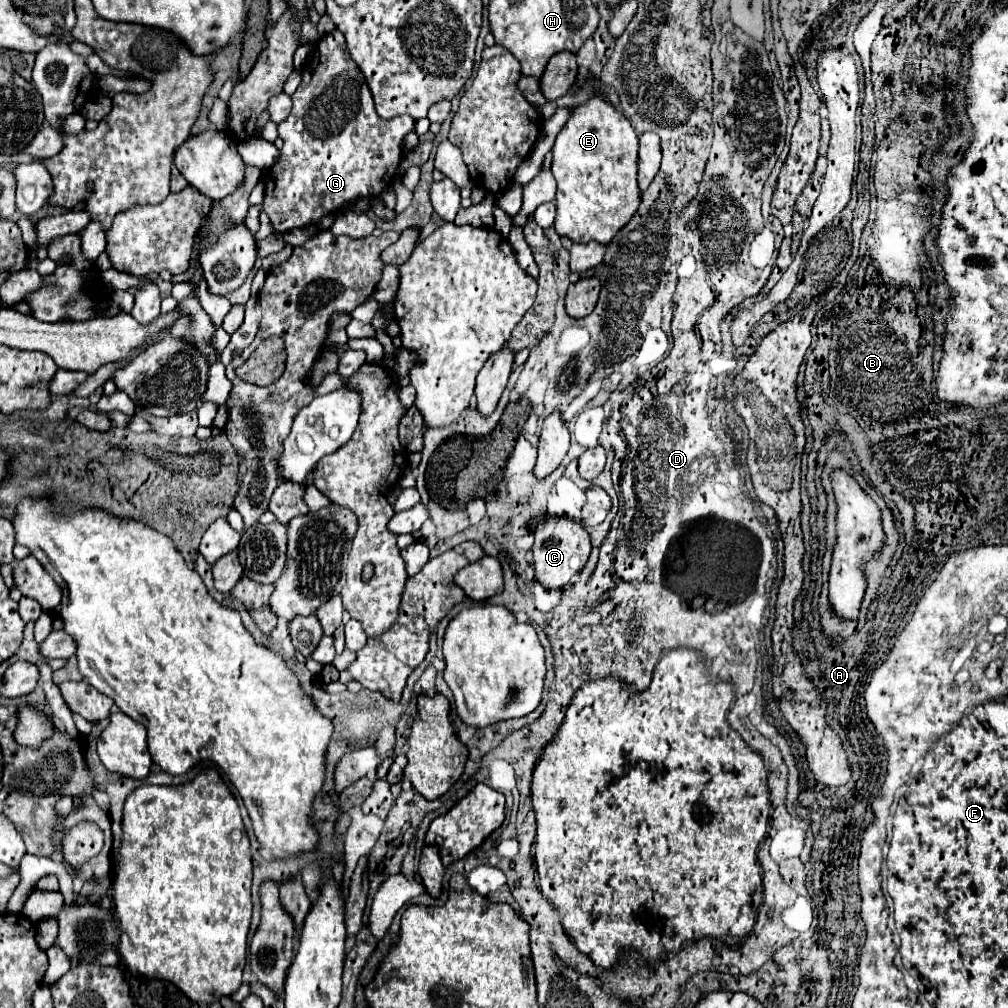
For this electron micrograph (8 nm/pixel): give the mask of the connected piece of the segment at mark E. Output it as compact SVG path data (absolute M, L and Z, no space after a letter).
M600 96L590 98L586 104L572 108L568 124L556 136L552 148L552 174L558 182L556 192L556 222L554 228L560 236L568 236L572 242L598 242L610 244L616 232L624 228L640 206L640 188L637 182L638 137L630 120L606 104Z

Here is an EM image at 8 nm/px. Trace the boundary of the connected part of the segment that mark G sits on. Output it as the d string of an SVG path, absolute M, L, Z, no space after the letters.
M338 30L318 40L310 62L302 72L302 84L292 94L292 102L294 108L290 116L282 124L278 124L280 138L284 140L280 158L266 176L264 212L268 214L276 234L286 234L294 228L314 224L328 214L338 214L360 196L372 198L382 194L390 186L400 166L402 138L412 132L416 124L416 120L408 114L396 116L392 120L382 120L376 114L368 86L364 84L364 78L360 76L356 64L352 64L344 48L344 36L340 36Z

